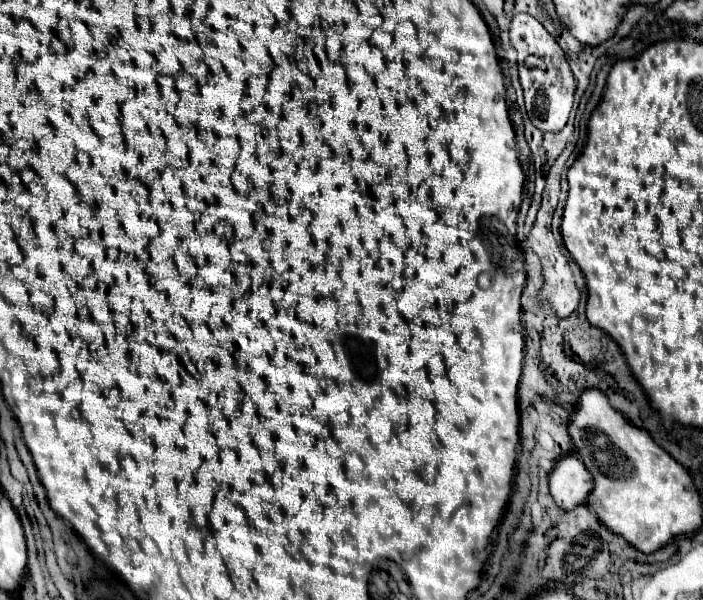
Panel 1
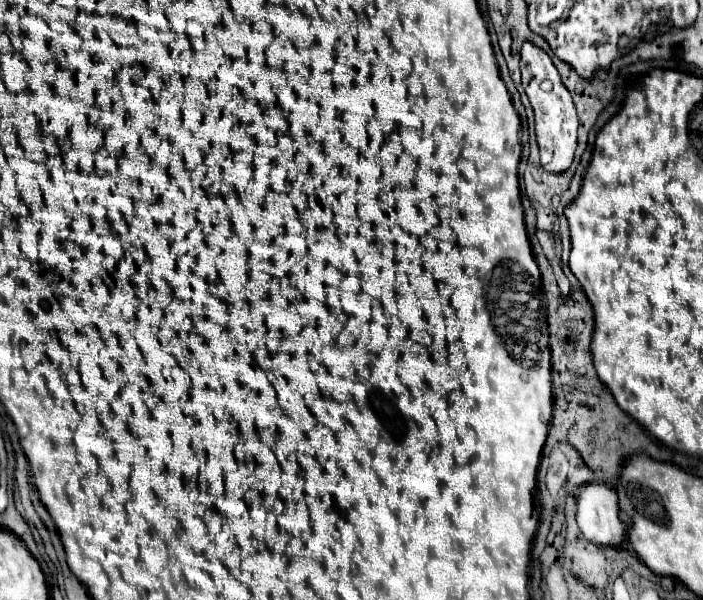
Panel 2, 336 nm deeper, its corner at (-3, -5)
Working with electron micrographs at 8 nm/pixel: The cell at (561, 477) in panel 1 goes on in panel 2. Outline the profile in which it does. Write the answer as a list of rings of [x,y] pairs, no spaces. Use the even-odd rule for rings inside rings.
[[[589,483],[577,491],[577,525],[583,537],[601,547],[619,547],[627,535],[627,521],[619,517],[617,491]]]

